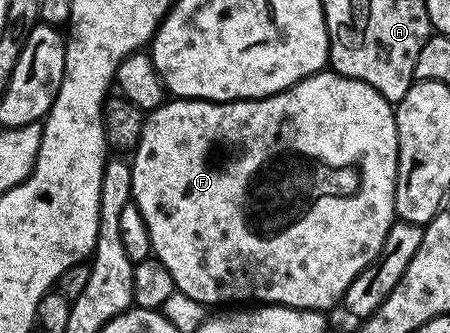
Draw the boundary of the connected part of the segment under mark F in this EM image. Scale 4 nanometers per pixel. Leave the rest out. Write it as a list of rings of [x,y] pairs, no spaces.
[[[330,70],[315,73],[314,76],[306,76],[303,80],[298,80],[292,88],[287,88],[284,92],[278,92],[272,96],[262,96],[260,100],[228,100],[226,102],[216,102],[213,100],[185,100],[182,98],[168,99],[160,108],[154,108],[153,111],[146,113],[139,145],[133,150],[129,163],[131,173],[133,174],[133,190],[131,199],[141,210],[141,218],[145,218],[145,226],[149,230],[151,239],[151,250],[154,259],[165,262],[165,267],[169,274],[173,274],[173,282],[178,291],[189,294],[197,302],[204,306],[211,304],[223,304],[219,306],[231,306],[234,300],[247,300],[243,302],[258,302],[260,305],[278,304],[284,308],[307,308],[310,312],[326,313],[327,308],[334,304],[338,305],[343,296],[349,290],[353,278],[369,266],[369,262],[381,250],[381,242],[385,242],[385,234],[389,234],[392,224],[397,217],[395,215],[395,175],[397,174],[397,162],[399,161],[399,143],[397,142],[397,126],[395,125],[395,109],[392,101],[386,100],[373,86],[369,86],[360,80],[354,80],[348,76],[342,76]]]

